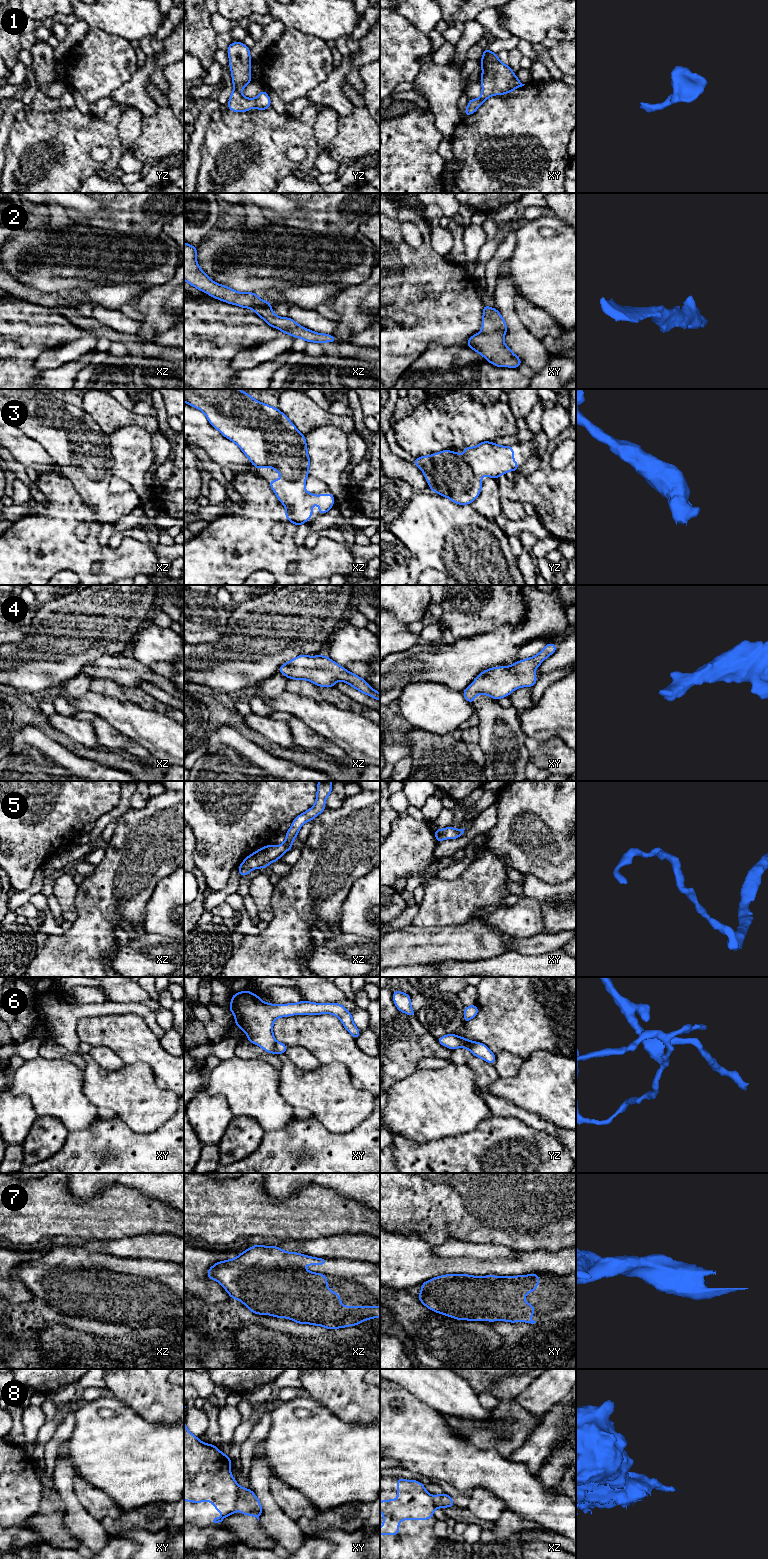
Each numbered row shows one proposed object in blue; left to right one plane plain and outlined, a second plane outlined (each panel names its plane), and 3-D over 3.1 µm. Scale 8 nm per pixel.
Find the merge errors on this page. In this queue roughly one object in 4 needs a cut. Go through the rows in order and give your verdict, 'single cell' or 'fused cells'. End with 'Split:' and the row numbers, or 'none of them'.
1: single cell
2: single cell
3: single cell
4: single cell
5: single cell
6: fused cells
7: single cell
8: fused cells
Split: 6, 8

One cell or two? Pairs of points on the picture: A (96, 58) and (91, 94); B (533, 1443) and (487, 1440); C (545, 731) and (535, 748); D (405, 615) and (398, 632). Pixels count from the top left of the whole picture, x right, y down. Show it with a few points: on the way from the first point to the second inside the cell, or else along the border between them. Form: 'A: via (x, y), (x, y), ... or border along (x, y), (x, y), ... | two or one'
A: via (96, 67), (93, 85) | one
B: border along (538, 1423), (526, 1440), (507, 1457) | two
C: border along (526, 736), (539, 740), (558, 737), (562, 741) | two
D: border along (390, 611), (400, 621), (407, 624) | two

